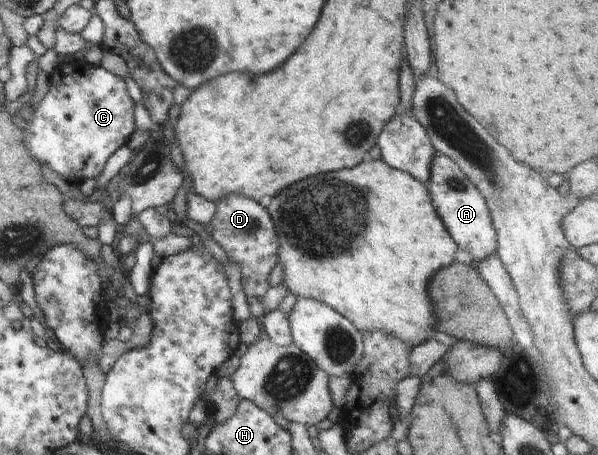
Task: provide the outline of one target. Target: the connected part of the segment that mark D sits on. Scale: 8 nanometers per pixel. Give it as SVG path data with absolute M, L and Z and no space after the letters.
M227 196L226 199L216 203L217 212L213 220L206 226L211 238L219 244L229 261L241 267L243 290L247 295L247 303L252 316L262 320L269 312L263 307L263 298L270 288L269 276L278 264L279 238L274 223L267 210L260 202L255 202L245 196Z

